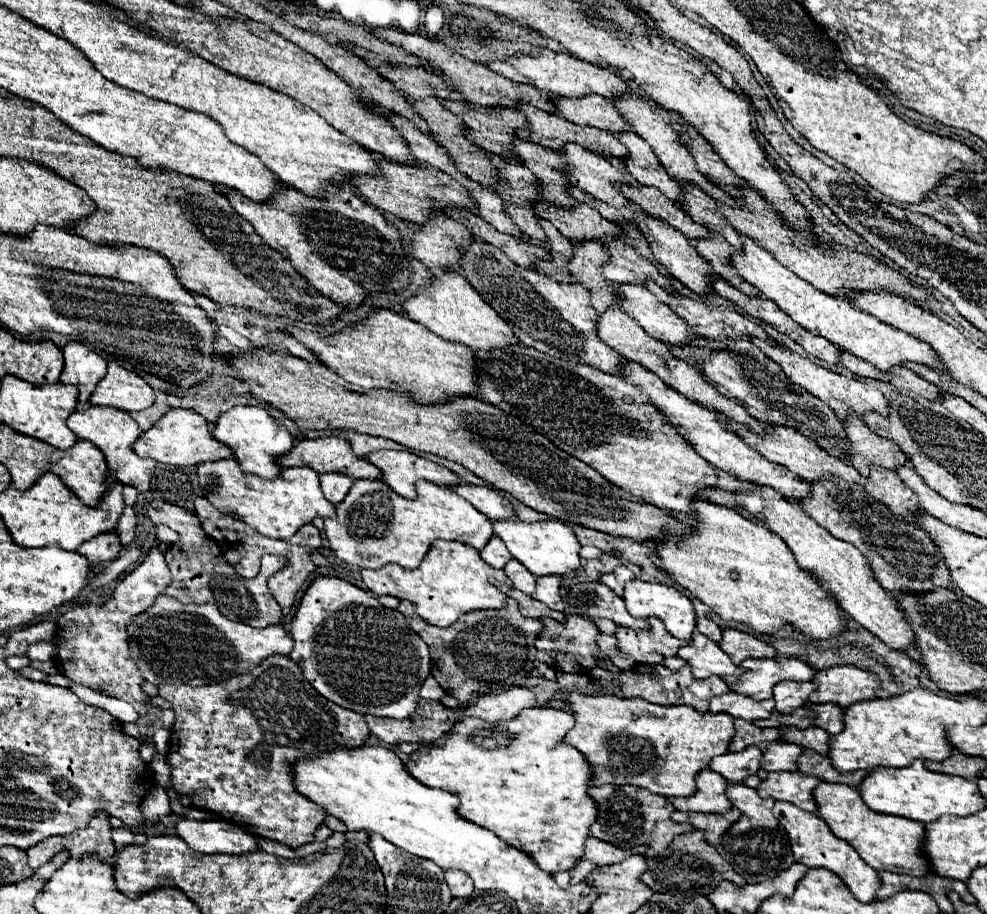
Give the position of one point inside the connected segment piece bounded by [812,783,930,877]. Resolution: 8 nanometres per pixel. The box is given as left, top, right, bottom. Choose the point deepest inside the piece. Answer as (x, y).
(887, 842)

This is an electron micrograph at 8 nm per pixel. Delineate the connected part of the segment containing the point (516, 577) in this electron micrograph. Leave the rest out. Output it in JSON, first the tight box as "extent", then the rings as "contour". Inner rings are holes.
{"extent":[510,569,536,595],"contour":[[[524,569],[520,573],[512,573],[510,581],[512,581],[512,585],[516,589],[520,589],[526,595],[530,595],[534,591],[534,585],[536,585],[536,577],[532,573],[528,573],[528,569]]]}

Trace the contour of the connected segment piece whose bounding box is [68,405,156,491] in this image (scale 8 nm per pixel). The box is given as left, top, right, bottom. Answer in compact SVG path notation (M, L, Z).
M86 407L80 411L74 411L68 417L68 427L74 431L74 435L78 439L88 439L92 441L104 455L108 461L110 471L114 471L114 477L118 483L122 485L132 485L138 491L148 491L150 487L150 477L154 473L156 461L152 459L140 459L134 451L132 451L132 443L142 435L138 423L130 417L128 411L120 411L114 407Z

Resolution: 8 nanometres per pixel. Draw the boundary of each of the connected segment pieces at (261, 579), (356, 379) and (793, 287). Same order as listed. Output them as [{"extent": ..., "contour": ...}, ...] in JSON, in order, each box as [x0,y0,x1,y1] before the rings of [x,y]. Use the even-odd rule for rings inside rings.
[{"extent":[148,501,288,627],"contour":[[[152,501],[148,507],[148,517],[152,523],[164,523],[180,533],[180,539],[166,551],[166,561],[174,577],[172,585],[166,589],[168,597],[174,597],[182,603],[212,603],[220,609],[224,617],[246,623],[250,627],[270,627],[280,623],[282,609],[270,595],[266,583],[272,573],[288,563],[288,559],[266,554],[261,559],[260,575],[254,579],[242,579],[236,575],[234,567],[226,563],[218,545],[204,535],[194,513],[166,501]]]},{"extent":[288,311,478,405],"contour":[[[372,311],[364,323],[350,325],[334,337],[304,333],[298,327],[288,329],[290,335],[312,349],[328,369],[362,389],[398,391],[410,395],[420,405],[434,405],[456,397],[478,397],[478,371],[472,349],[460,343],[444,341],[424,325],[404,315],[400,317],[394,311]]]},{"extent":[732,237,944,371],"contour":[[[744,237],[742,251],[732,255],[732,265],[738,269],[738,273],[750,285],[758,287],[766,299],[772,299],[784,313],[788,313],[804,329],[832,341],[834,345],[872,363],[874,367],[878,367],[882,371],[892,371],[894,367],[904,367],[904,363],[908,363],[908,361],[922,363],[932,369],[944,369],[944,365],[940,363],[940,357],[934,353],[934,349],[930,349],[928,343],[924,343],[892,325],[878,321],[876,317],[852,307],[850,301],[844,301],[840,297],[830,297],[830,295],[818,291],[808,281],[802,281],[800,277],[792,275],[784,265],[780,265],[766,249],[762,249],[750,237]]]}]

